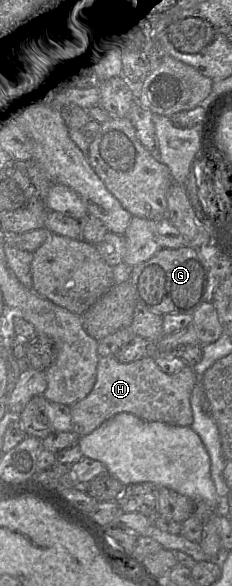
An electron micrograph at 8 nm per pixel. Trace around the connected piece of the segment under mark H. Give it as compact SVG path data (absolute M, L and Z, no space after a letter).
M115 356L100 357L92 391L83 400L70 406L72 432L83 437L119 413L131 413L145 421L191 426L193 413L190 398L198 382L199 377L192 367L166 374L158 366L155 357L130 363L122 363Z

